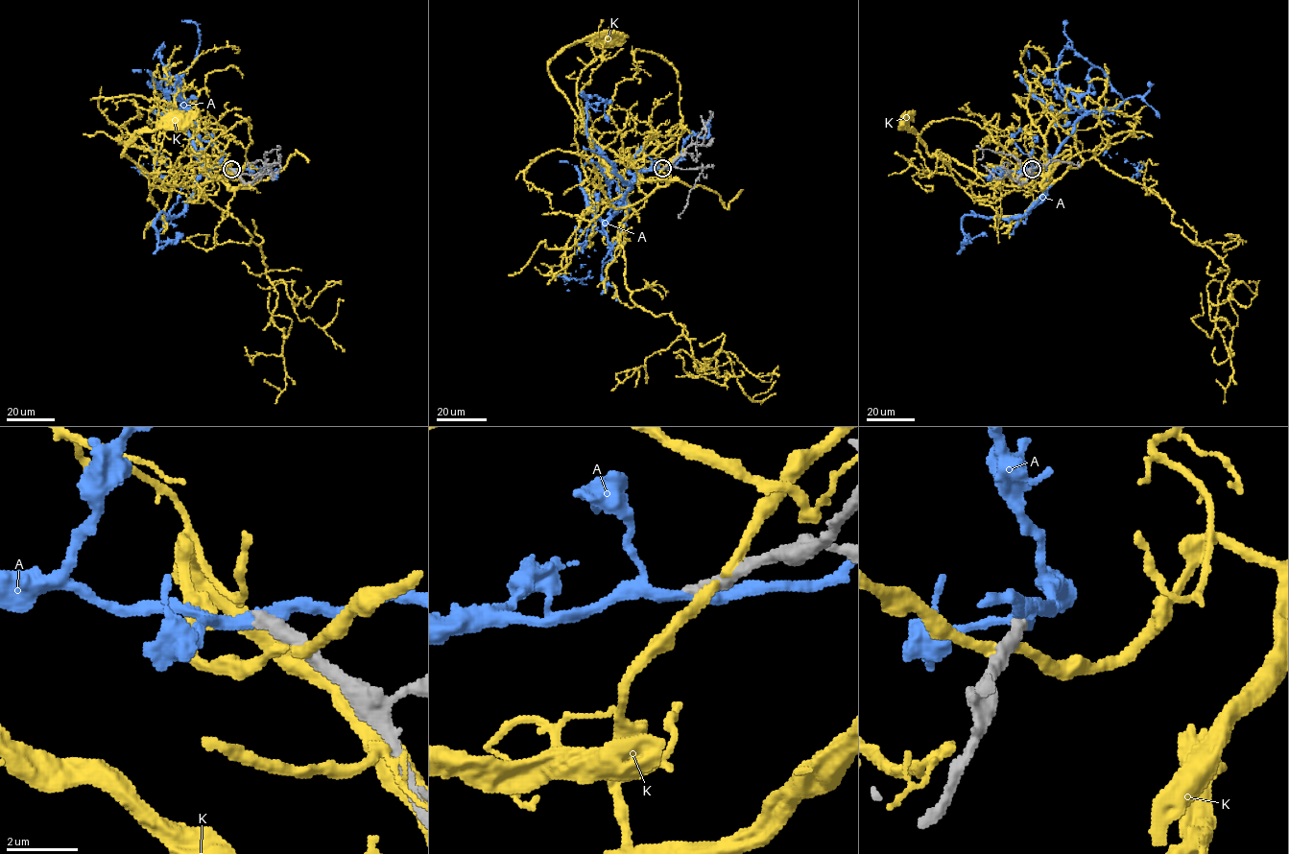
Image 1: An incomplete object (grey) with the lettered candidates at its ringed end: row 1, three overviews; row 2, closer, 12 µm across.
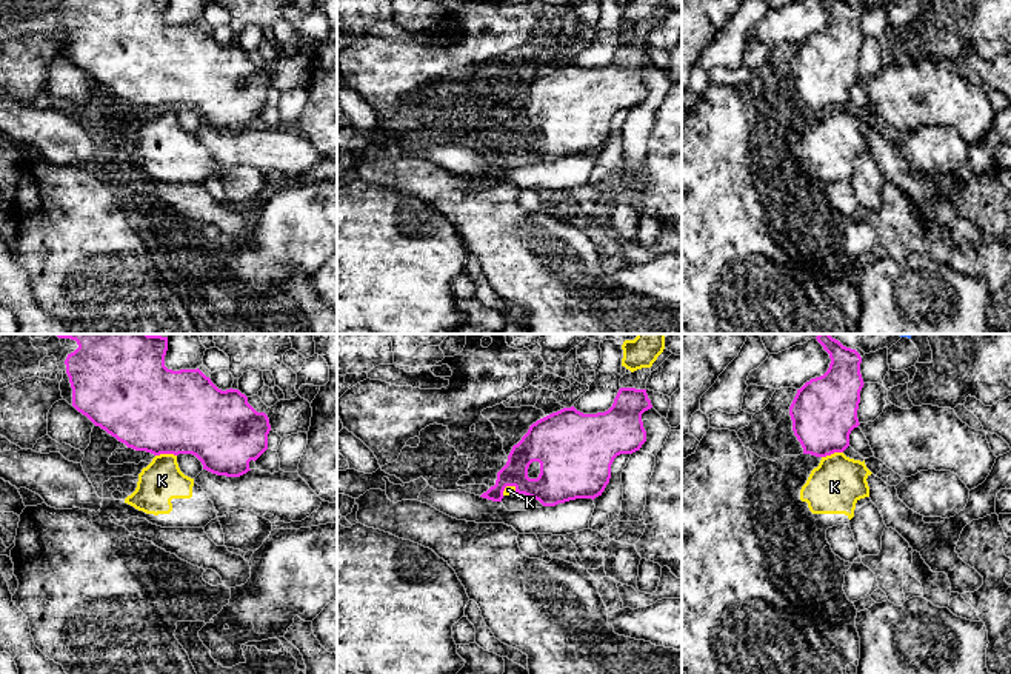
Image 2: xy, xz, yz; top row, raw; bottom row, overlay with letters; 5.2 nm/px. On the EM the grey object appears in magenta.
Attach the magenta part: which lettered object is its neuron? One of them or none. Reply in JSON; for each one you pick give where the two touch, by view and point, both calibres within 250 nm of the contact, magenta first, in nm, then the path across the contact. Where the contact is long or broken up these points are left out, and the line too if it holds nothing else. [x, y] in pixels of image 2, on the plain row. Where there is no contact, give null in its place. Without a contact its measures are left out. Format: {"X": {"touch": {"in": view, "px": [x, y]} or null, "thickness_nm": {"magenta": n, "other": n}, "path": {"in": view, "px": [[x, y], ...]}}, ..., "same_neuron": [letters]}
{"same_neuron": []}

